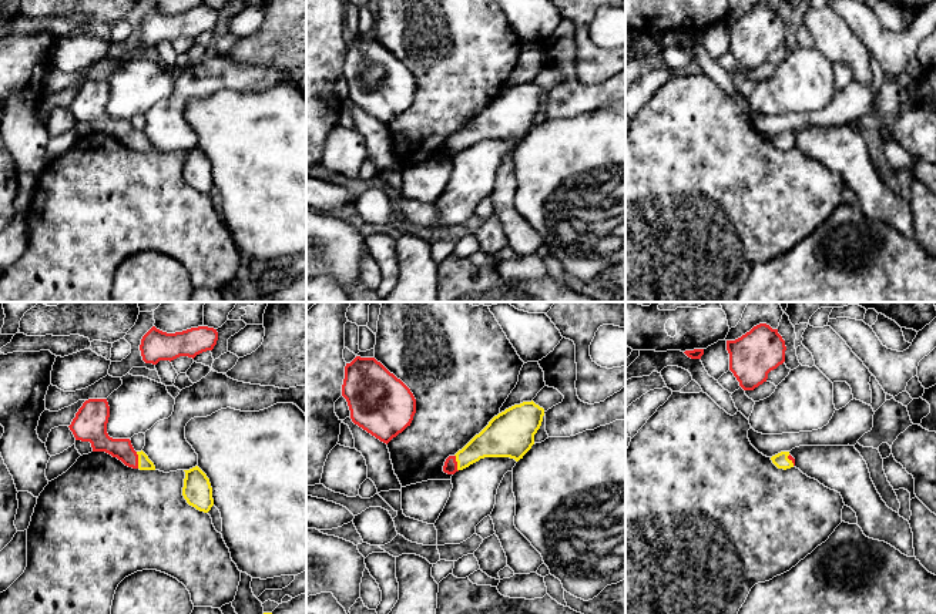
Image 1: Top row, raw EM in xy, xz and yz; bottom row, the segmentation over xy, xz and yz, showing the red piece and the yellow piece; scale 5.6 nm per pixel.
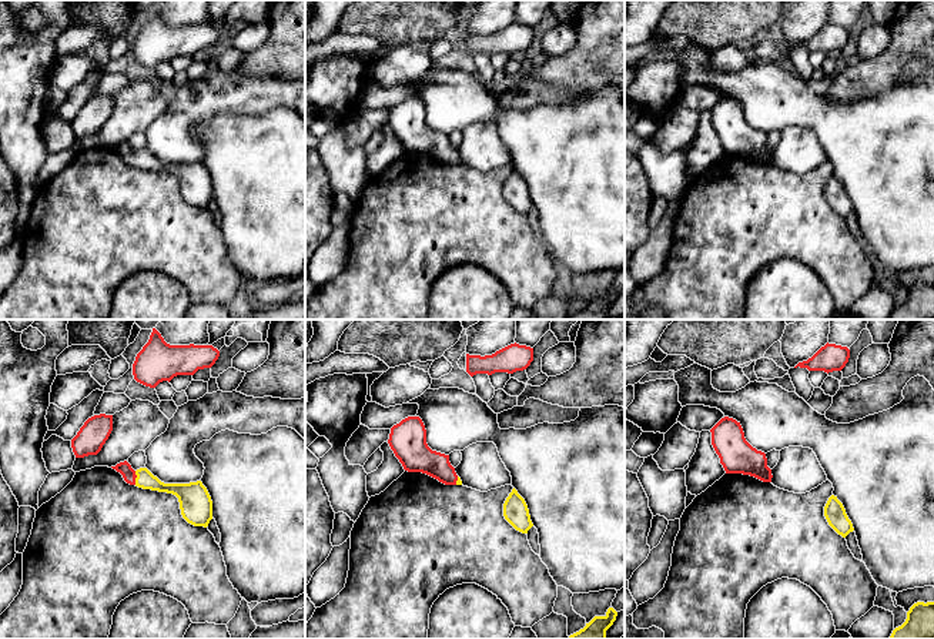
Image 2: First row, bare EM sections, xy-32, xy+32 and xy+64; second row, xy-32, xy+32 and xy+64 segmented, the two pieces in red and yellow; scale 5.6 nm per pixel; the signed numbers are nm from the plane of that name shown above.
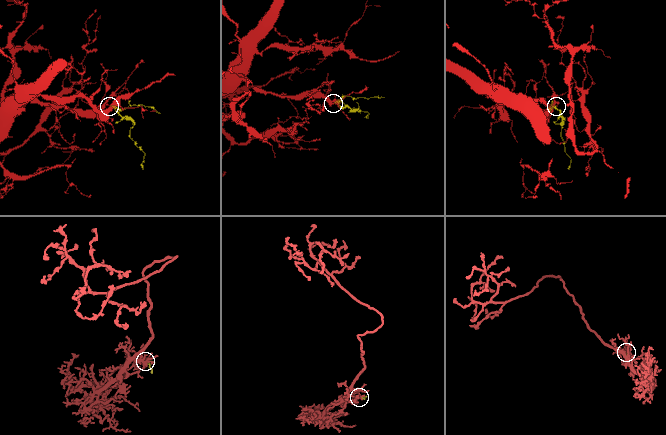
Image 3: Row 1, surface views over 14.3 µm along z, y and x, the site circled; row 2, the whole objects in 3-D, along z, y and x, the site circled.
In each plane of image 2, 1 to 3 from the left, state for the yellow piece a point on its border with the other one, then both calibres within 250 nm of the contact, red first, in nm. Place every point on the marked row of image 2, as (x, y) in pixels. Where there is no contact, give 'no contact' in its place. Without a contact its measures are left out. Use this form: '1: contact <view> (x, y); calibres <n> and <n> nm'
1: contact xy-32 (136, 477); calibres 80 and 100 nm
2: contact xy+32 (457, 479); calibres 160 and 30 nm
3: no contact

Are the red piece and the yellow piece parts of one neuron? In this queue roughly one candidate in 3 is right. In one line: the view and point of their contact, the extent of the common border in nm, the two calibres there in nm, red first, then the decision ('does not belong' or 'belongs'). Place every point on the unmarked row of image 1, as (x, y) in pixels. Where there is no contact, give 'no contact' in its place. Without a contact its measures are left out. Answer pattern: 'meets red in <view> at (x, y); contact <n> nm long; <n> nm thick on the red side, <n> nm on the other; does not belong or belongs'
meets red in xy at (137, 141); contact 100 nm long; 120 nm thick on the red side, 80 nm on the other; belongs

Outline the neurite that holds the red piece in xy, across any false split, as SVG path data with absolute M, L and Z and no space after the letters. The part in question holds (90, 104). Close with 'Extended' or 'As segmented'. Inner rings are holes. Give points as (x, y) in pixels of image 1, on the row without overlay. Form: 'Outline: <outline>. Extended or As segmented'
Outline: M88 80L68 107L76 121L90 123L93 132L105 132L125 147L140 151L155 151L154 144L141 131L135 132L130 120L113 120L107 114L110 87L107 80Z. Extended

